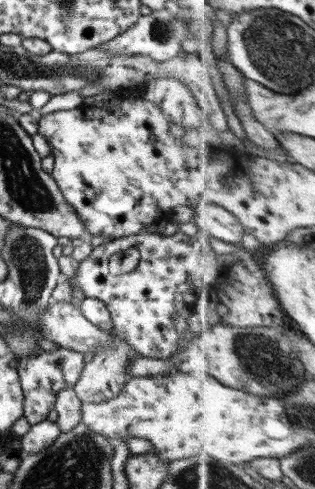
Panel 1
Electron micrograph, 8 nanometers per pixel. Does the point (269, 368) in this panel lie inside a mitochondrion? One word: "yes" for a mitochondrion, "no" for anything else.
yes

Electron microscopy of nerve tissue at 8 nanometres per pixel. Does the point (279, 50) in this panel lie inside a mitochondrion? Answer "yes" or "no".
yes

